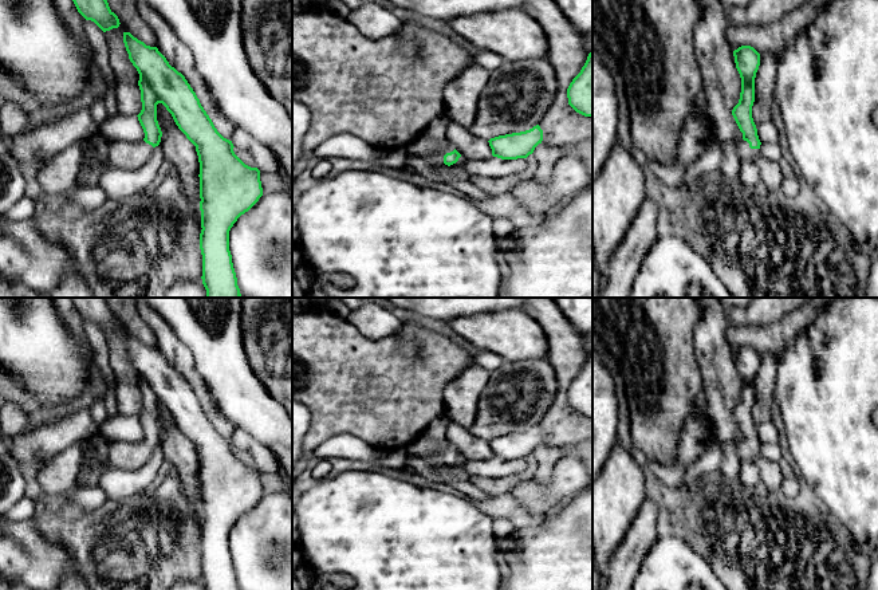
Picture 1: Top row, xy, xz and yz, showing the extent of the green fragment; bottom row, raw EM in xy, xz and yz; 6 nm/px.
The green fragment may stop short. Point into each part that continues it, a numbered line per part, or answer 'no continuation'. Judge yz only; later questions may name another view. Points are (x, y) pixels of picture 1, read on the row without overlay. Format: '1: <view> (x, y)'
1: yz (771, 475)

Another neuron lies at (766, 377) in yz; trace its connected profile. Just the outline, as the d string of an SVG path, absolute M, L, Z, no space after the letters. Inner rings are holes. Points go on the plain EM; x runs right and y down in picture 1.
M765 353L760 355L760 366L755 378L755 402L752 418L755 425L769 422L771 406L775 402L777 355Z

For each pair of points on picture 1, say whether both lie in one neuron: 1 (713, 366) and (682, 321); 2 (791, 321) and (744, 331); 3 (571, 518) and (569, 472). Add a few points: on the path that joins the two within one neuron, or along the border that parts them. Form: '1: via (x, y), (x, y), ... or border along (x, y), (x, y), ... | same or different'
1: border along (703, 311), (693, 339), (699, 369) | different
2: via (779, 333), (756, 333) | same
3: border along (578, 490), (556, 508), (543, 515) | different

